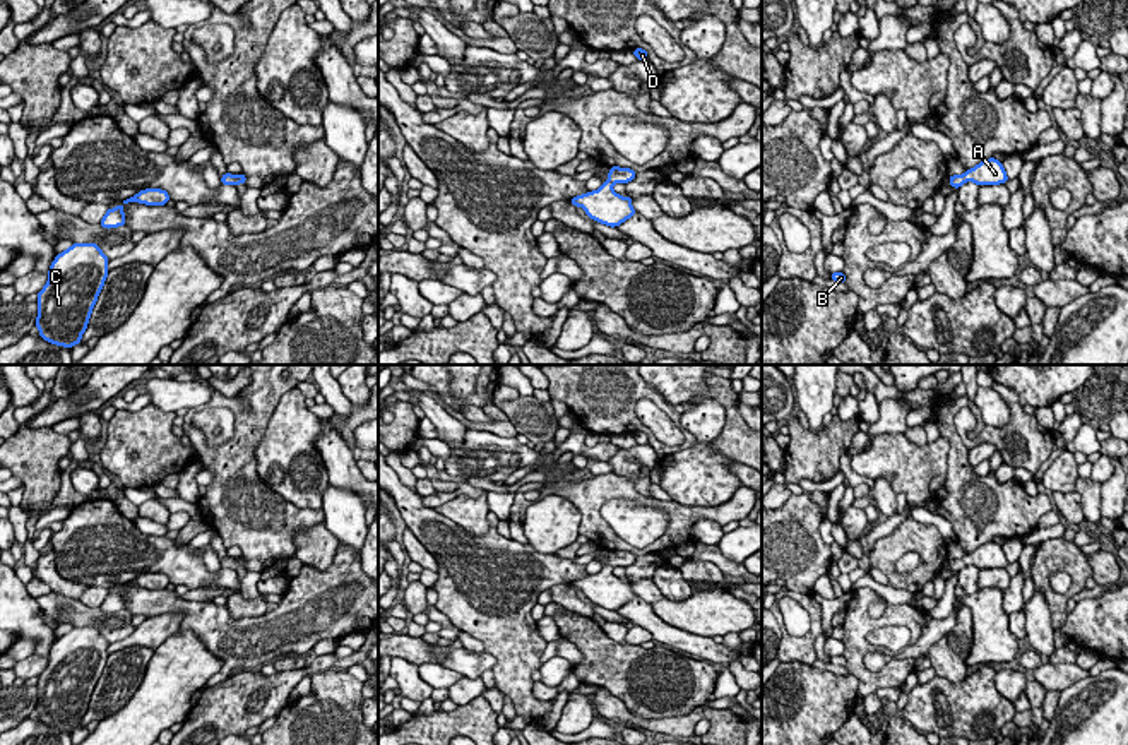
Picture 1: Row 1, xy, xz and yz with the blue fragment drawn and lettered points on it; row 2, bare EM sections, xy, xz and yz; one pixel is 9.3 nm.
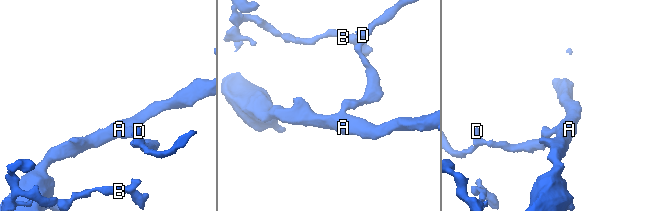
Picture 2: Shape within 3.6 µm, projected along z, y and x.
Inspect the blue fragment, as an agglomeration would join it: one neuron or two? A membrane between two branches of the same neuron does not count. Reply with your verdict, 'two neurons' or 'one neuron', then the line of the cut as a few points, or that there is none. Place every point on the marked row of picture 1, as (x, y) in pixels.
one neuron | no cut

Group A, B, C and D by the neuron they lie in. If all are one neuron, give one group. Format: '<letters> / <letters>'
A B C D

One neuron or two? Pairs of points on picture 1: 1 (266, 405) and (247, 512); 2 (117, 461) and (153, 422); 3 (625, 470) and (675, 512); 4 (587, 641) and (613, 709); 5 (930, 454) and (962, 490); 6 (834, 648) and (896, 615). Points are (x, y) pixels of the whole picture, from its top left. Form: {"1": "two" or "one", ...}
{"1": "one", "2": "one", "3": "two", "4": "two", "5": "two", "6": "two"}

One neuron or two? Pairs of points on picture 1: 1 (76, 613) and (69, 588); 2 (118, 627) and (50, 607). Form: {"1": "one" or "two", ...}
{"1": "two", "2": "one"}

